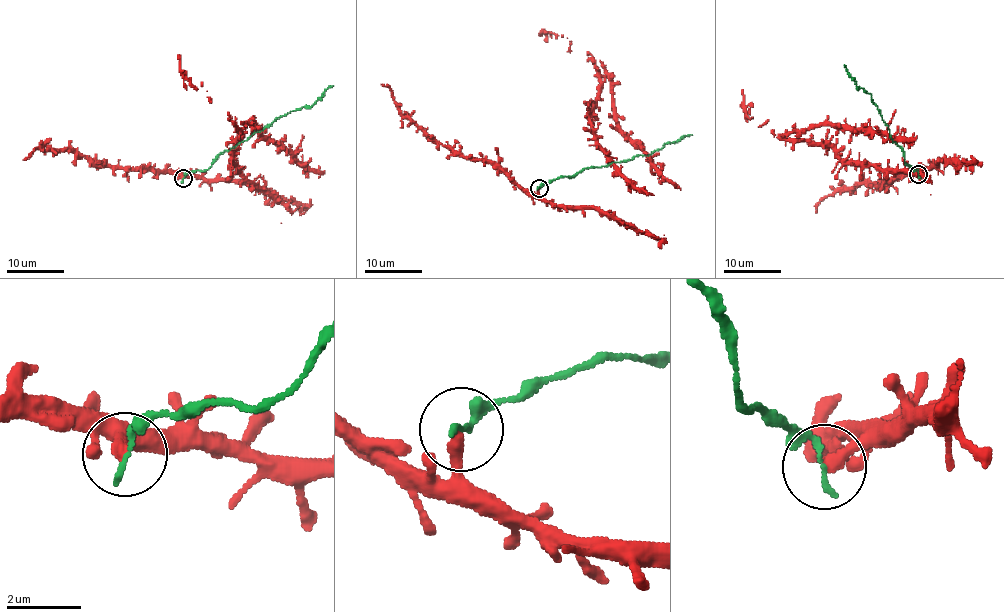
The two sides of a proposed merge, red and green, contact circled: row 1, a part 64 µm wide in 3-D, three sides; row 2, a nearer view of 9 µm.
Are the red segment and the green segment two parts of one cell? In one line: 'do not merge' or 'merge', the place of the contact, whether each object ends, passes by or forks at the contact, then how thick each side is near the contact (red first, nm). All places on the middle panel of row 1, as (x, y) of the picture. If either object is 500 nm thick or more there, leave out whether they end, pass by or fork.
do not merge; place (539, 188); red ends; green ends; calibres 340 and 180 nm

